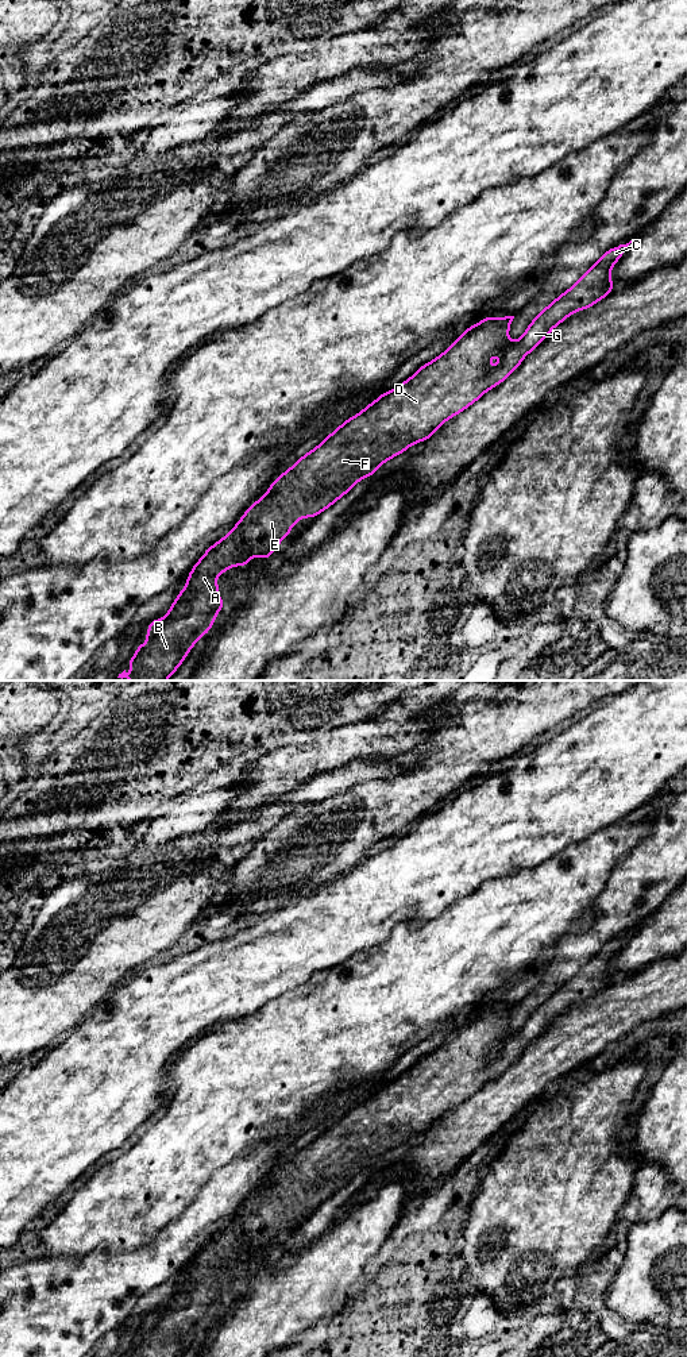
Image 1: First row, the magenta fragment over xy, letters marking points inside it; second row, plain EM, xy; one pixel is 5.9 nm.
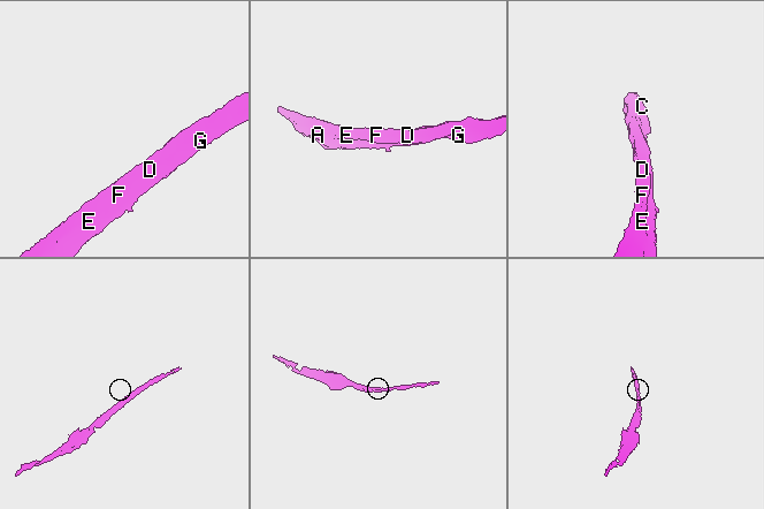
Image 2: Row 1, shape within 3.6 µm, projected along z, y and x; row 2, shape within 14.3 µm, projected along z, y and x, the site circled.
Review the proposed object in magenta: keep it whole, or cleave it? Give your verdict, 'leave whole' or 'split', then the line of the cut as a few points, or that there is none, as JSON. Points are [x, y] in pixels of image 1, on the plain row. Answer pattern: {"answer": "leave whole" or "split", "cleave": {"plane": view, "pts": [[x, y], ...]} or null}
{"answer": "leave whole", "cleave": null}

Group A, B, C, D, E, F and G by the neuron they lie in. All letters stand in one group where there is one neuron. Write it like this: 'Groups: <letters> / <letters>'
Groups: A B C D E F G

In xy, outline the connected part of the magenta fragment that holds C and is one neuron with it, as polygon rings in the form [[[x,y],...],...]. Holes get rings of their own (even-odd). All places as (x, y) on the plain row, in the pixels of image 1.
[[[632,933],[609,940],[570,980],[530,1013],[518,1032],[510,1033],[507,1026],[514,1007],[485,1009],[466,1019],[443,1045],[422,1056],[390,1083],[383,1083],[359,1105],[343,1113],[319,1137],[302,1146],[269,1177],[262,1190],[246,1200],[223,1230],[205,1242],[192,1258],[186,1277],[178,1284],[166,1307],[148,1314],[144,1330],[127,1357],[181,1357],[197,1331],[211,1322],[217,1304],[224,1299],[219,1285],[217,1267],[235,1257],[248,1257],[252,1246],[267,1252],[300,1210],[317,1208],[359,1172],[374,1168],[385,1153],[416,1134],[427,1133],[447,1111],[503,1073],[555,1018],[572,1005],[591,999],[617,978],[610,971],[610,963]],[[497,1044],[501,1045],[499,1055],[490,1060],[489,1053]]]

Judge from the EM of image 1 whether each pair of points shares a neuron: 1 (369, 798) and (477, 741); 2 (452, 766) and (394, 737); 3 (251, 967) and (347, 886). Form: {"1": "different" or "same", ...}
{"1": "same", "2": "different", "3": "same"}

